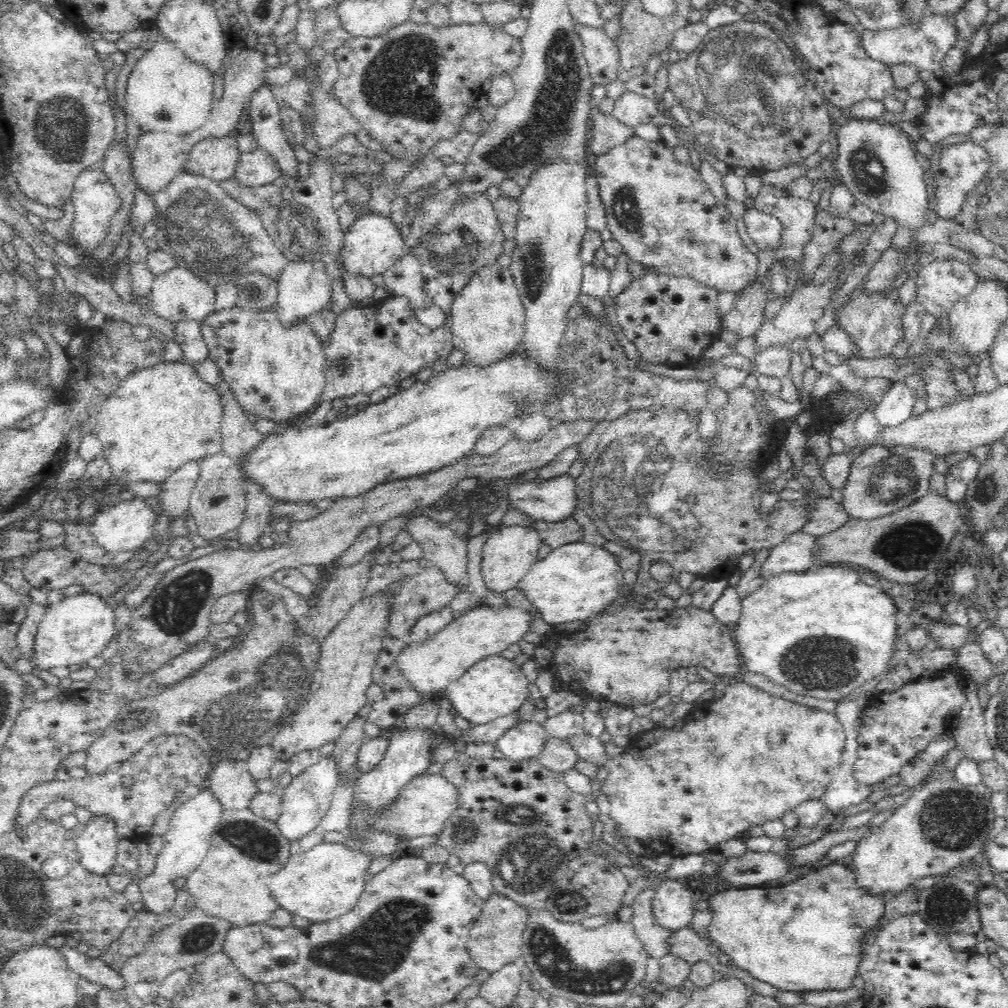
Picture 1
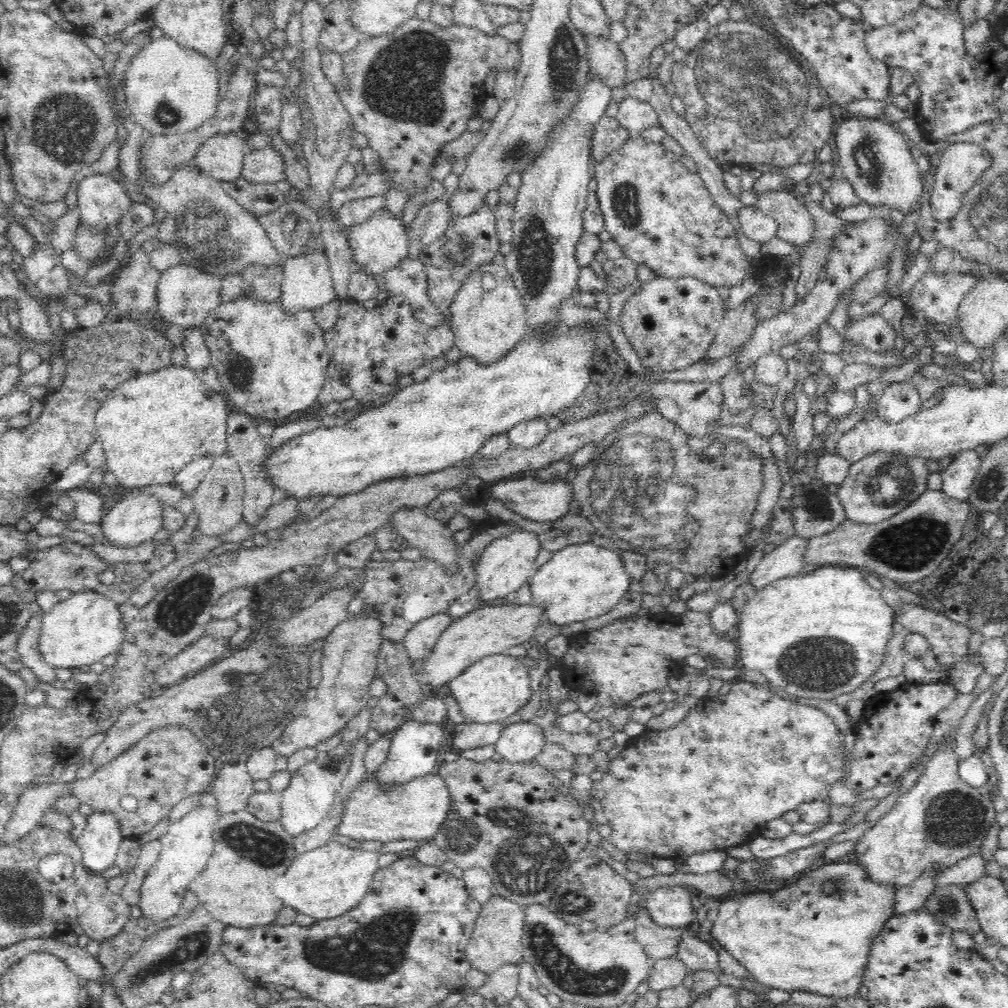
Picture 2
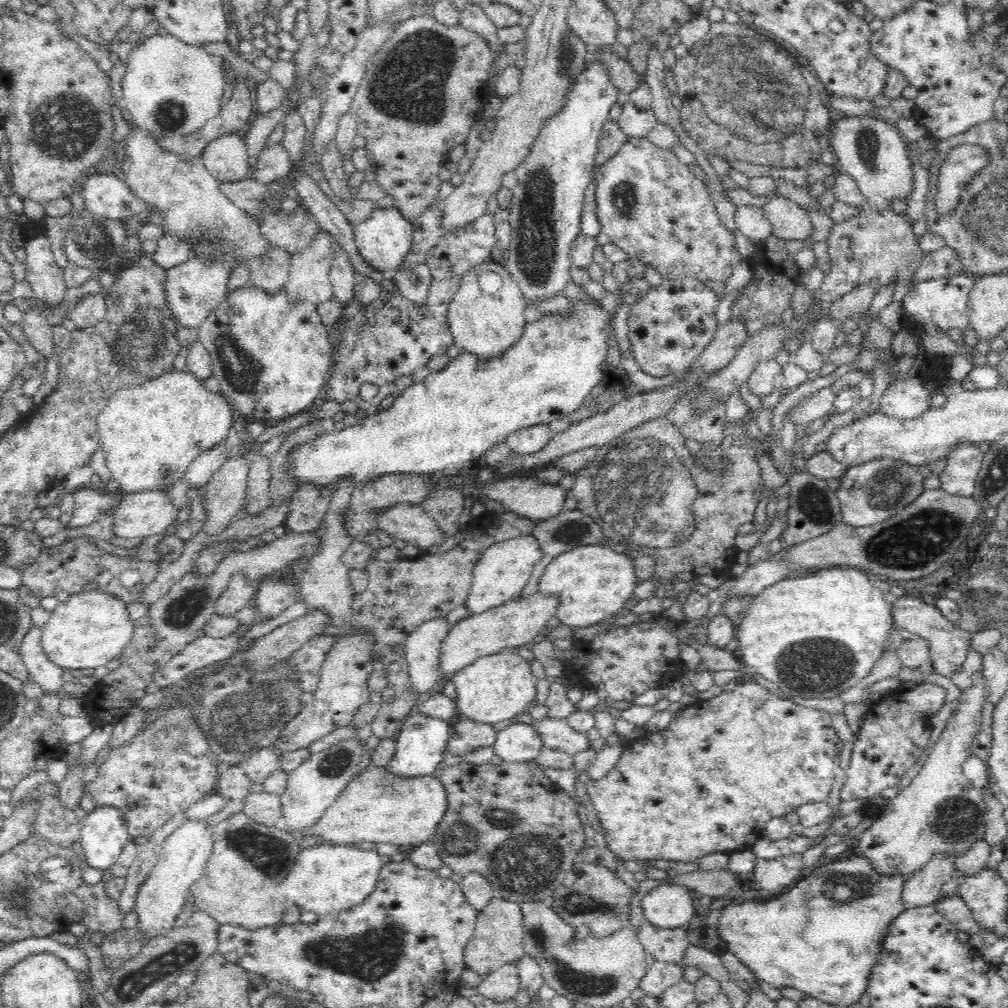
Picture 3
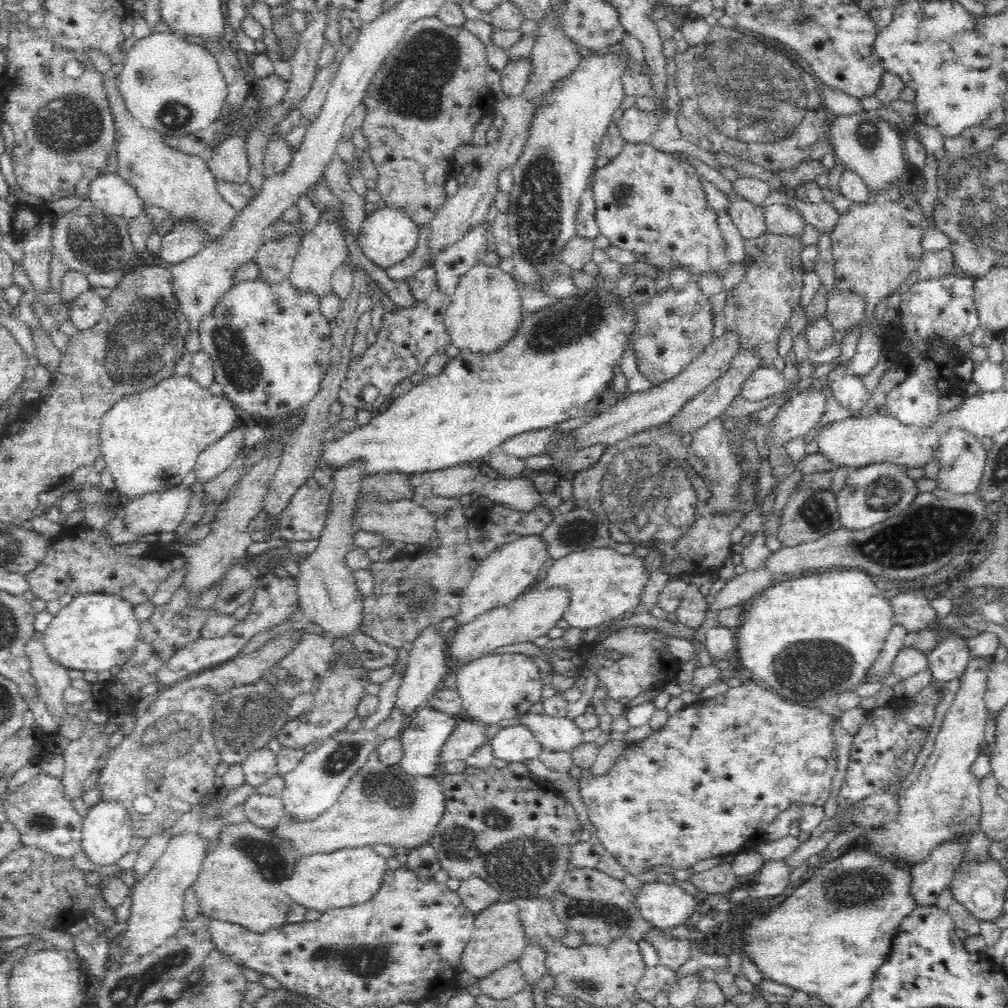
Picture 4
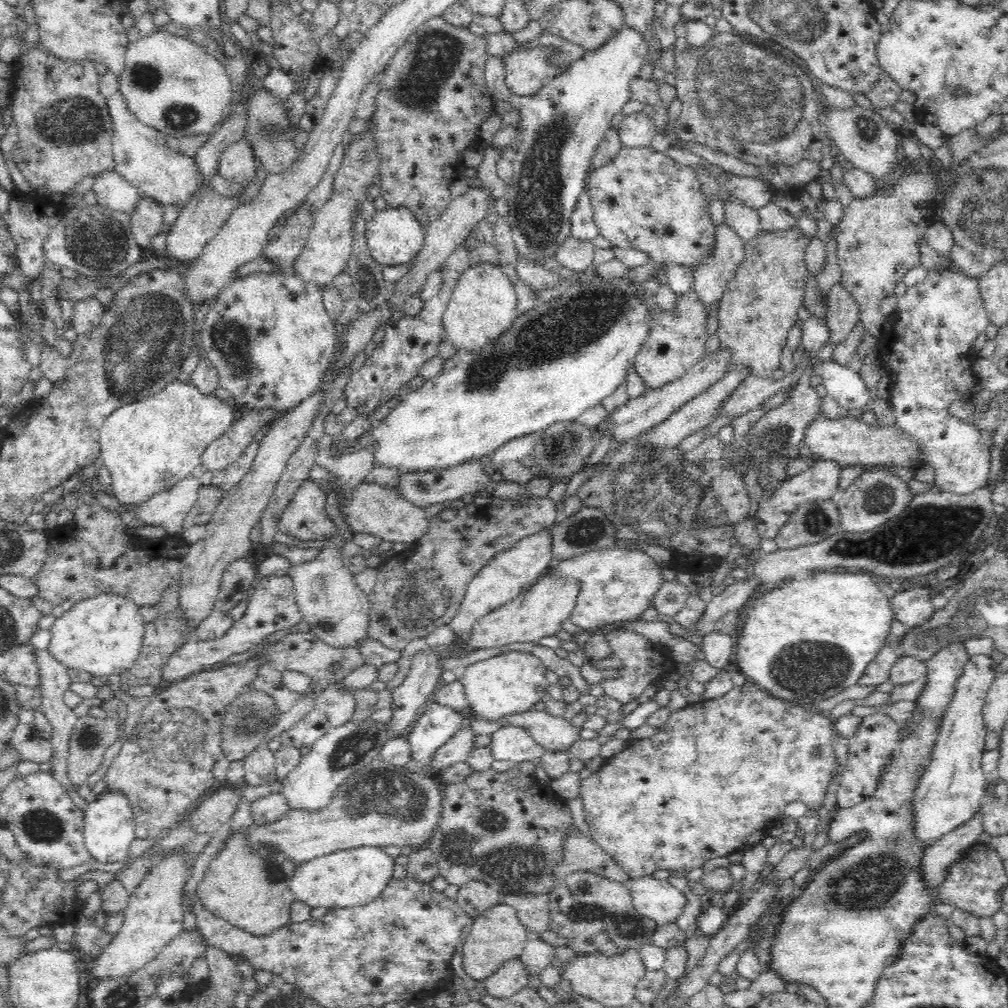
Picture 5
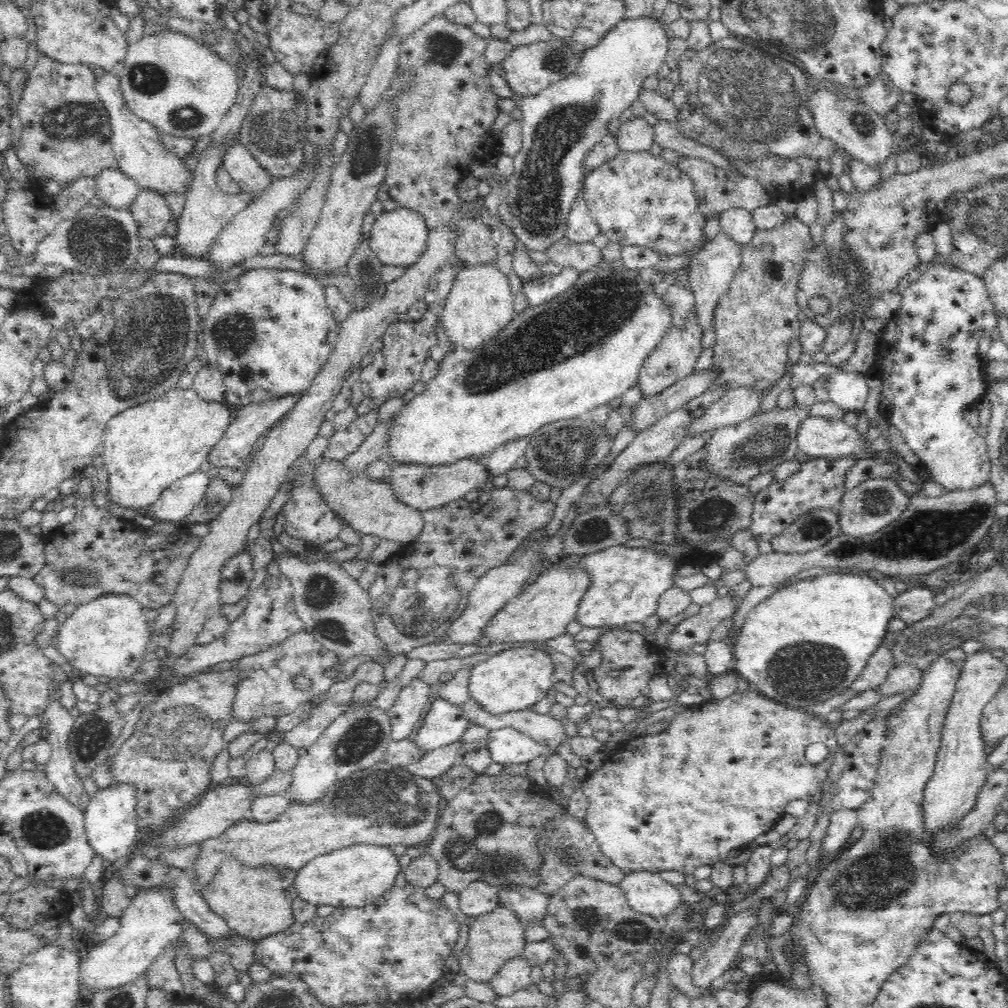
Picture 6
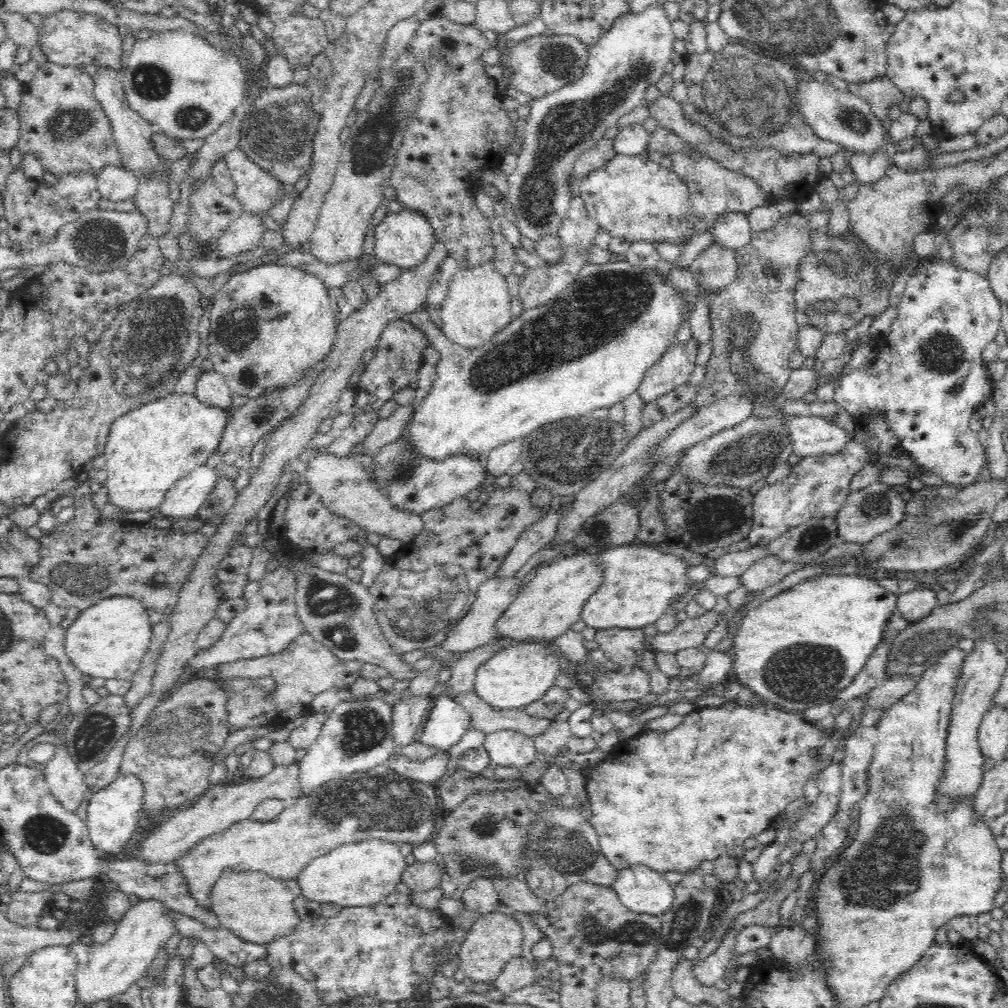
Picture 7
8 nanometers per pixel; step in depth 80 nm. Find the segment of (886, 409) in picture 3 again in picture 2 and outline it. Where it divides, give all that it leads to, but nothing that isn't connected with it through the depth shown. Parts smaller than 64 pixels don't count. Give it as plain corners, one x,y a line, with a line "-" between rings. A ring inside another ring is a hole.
907,381
893,382
886,387
877,405
877,416
886,424
900,424
921,410
918,391

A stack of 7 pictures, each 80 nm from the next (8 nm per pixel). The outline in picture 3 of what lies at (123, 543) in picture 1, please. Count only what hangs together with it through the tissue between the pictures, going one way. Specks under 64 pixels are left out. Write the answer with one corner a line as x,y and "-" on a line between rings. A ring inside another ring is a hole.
160,489
124,494
109,512
114,518
114,537
124,540
163,534
181,515

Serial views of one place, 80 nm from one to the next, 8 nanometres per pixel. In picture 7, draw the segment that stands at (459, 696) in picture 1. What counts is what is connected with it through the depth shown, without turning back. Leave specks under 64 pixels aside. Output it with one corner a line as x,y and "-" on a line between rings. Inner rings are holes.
539,642
506,645
506,648
492,654
480,665
475,671
473,692
484,700
488,707
498,712
523,709
540,700
551,687
555,687
555,681
561,673
555,650
549,643

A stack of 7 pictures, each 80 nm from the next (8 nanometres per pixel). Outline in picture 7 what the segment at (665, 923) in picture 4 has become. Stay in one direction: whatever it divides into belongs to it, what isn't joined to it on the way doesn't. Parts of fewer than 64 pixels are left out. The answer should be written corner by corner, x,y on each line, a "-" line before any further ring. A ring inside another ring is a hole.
648,867
619,869
619,879
613,884
620,900
632,911
640,914
652,914
659,917
675,903
675,889
664,879
663,873

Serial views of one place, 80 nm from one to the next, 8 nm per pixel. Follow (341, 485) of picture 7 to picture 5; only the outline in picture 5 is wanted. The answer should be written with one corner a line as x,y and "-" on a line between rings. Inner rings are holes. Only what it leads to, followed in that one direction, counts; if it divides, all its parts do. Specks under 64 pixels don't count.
360,483
357,493
345,510
347,524
354,533
368,533
381,537
384,541
405,543
407,547
420,542
431,531
432,519
425,507
376,484

